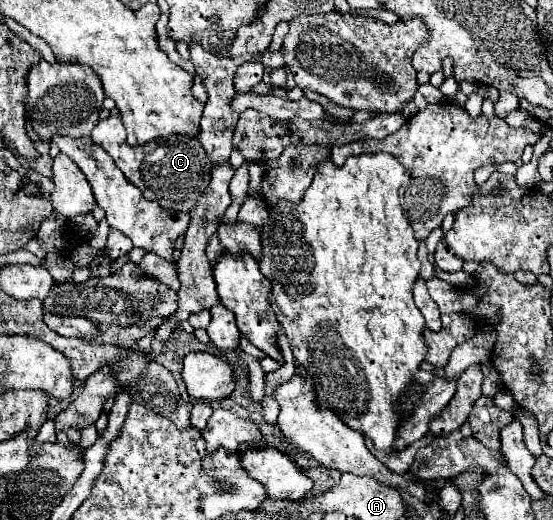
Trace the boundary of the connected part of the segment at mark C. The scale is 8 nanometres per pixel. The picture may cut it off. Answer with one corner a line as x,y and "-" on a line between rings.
111,115
103,121
99,121
91,133
93,141
107,149
107,153
113,157
115,165
123,171
123,175
139,187
145,199
157,201
165,209
171,211
183,211
189,213
195,209
199,197
205,193
211,181
211,159
203,145
199,143
197,135
171,135
165,139
149,141
141,147
131,147
127,143
125,127
121,123
121,115

